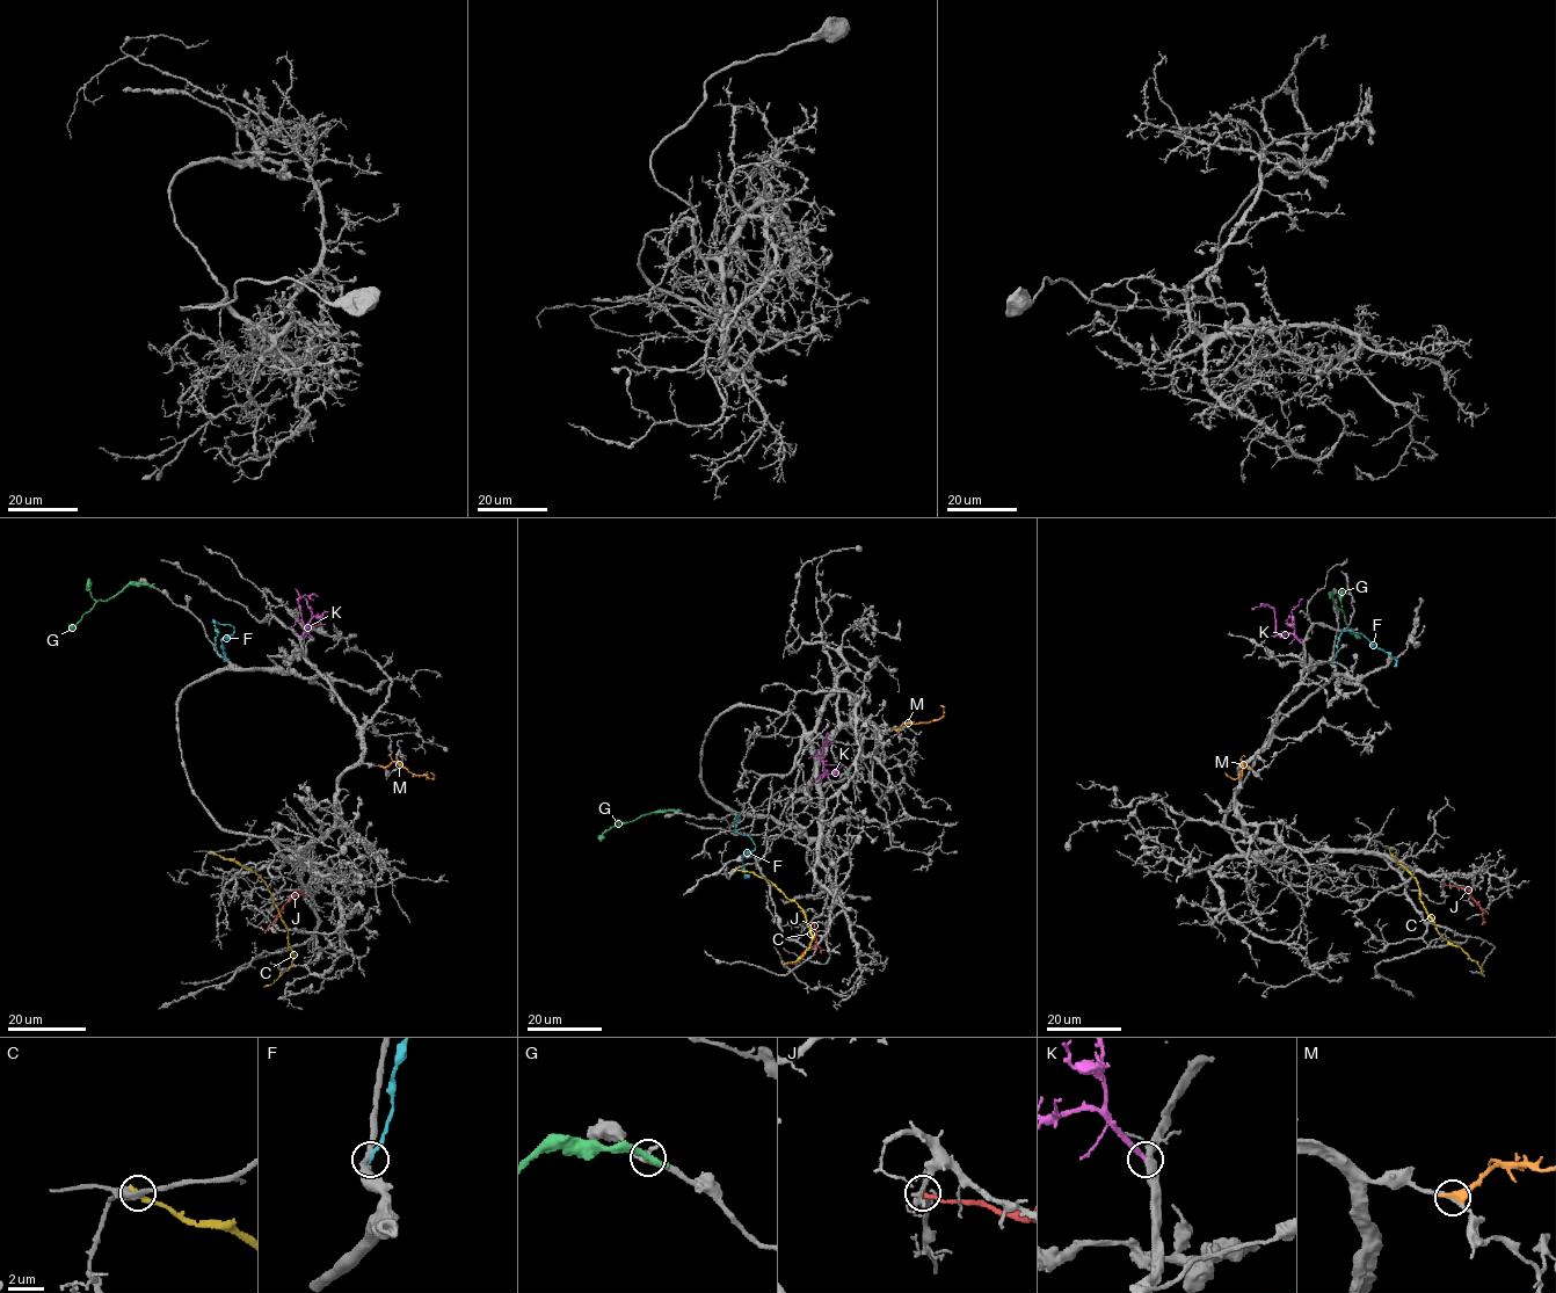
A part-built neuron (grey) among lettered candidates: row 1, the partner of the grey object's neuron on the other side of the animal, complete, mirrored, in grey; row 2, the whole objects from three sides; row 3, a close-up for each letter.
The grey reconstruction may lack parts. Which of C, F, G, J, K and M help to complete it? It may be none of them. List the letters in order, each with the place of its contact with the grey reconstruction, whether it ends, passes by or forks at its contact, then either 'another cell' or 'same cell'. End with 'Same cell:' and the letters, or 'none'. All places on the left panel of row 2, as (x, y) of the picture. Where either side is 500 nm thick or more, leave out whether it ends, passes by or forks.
C: meets grey at (212, 852); it ends there; another cell
F: meets grey at (218, 654); it ends there; another cell
G: meets grey at (152, 586); it passes by; another cell
J: meets grey at (296, 890); it ends there; another cell
K: meets grey at (300, 637); same cell
M: meets grey at (383, 767); it ends there; another cell
Same cell: K

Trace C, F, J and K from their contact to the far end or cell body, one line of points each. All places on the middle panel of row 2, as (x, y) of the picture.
C: (734, 871), (753, 871), (770, 881), (804, 910), (811, 935), (809, 946), (795, 961), (783, 965)
F: (739, 813), (734, 828), (749, 837), (755, 845), (742, 857), (744, 876), (749, 876)
J: (814, 923), (815, 945), (794, 963), (783, 966)
K: (819, 783), (824, 772), (823, 760), (815, 753), (829, 734)

